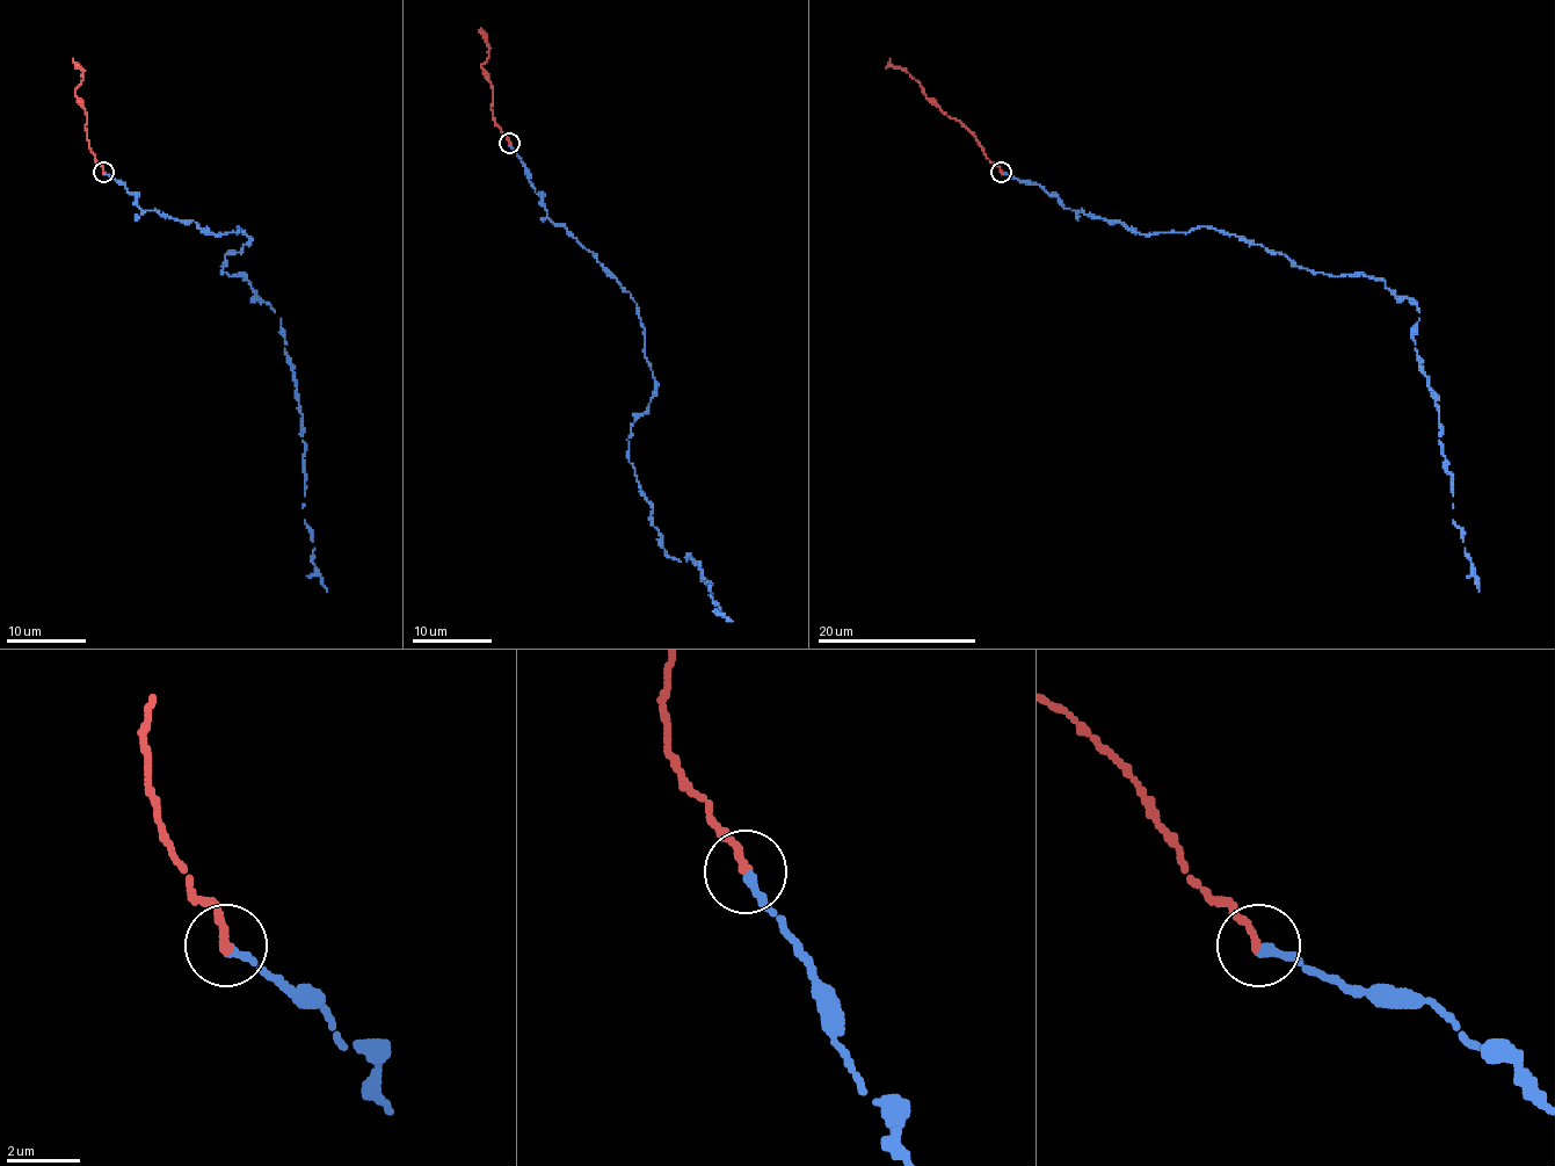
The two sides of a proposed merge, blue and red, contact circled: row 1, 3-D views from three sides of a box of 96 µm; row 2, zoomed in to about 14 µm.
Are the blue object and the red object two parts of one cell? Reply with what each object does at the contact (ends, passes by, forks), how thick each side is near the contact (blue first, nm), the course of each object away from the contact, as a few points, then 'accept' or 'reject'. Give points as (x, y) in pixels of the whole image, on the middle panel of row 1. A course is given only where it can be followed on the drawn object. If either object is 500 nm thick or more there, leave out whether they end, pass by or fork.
blue ends; red ends; calibres 280 and 280 nm; course blue (509, 144), (546, 217), (637, 303), (654, 382), (626, 439), (629, 461), (665, 551), (698, 563), (732, 621); course red (509, 144), (493, 117), (493, 86), (481, 67), (488, 50), (479, 31); accept

